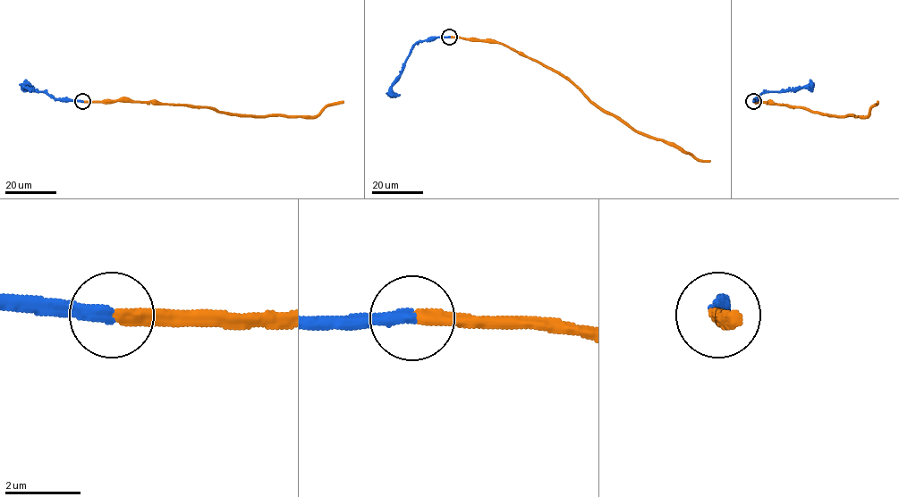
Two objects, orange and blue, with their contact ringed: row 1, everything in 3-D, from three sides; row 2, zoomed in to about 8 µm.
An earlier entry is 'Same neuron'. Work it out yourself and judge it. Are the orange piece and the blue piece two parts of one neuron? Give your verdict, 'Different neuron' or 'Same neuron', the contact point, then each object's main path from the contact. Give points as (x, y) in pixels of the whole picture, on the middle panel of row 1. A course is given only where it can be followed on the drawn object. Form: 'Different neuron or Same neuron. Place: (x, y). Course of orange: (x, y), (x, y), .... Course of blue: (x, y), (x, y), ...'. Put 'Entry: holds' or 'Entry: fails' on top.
Entry: holds
Same neuron. Place: (449, 37). Course of orange: (450, 37), (497, 41), (521, 52), (565, 76), (591, 101), (638, 131), (674, 143), (698, 159), (709, 162). Course of blue: (450, 37), (429, 37), (412, 46), (399, 79), (392, 87), (394, 94), (399, 94)

